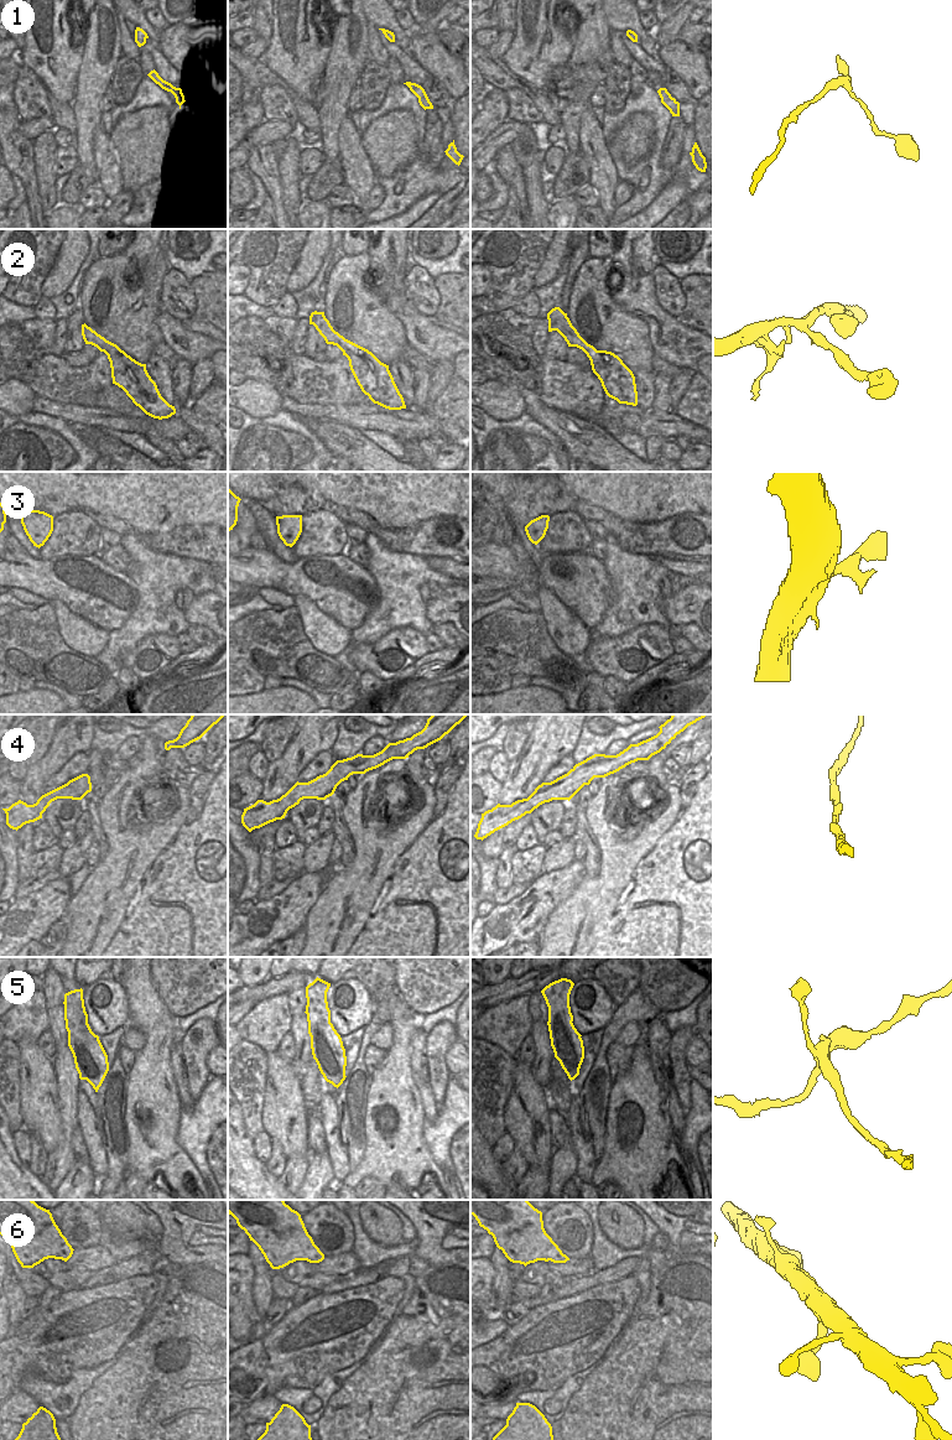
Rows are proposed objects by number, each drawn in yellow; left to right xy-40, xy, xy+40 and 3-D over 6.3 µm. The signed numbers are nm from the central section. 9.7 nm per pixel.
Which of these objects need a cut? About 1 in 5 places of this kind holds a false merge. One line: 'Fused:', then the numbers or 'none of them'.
Fused: 5

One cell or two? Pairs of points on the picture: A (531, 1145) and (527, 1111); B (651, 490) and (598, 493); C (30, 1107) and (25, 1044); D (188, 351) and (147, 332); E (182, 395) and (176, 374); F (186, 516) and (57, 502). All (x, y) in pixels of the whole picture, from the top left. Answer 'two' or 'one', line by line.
A: one
B: one
C: one
D: two
E: one
F: one

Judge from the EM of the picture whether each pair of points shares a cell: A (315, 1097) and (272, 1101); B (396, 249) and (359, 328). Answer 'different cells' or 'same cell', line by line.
A: different cells
B: different cells

